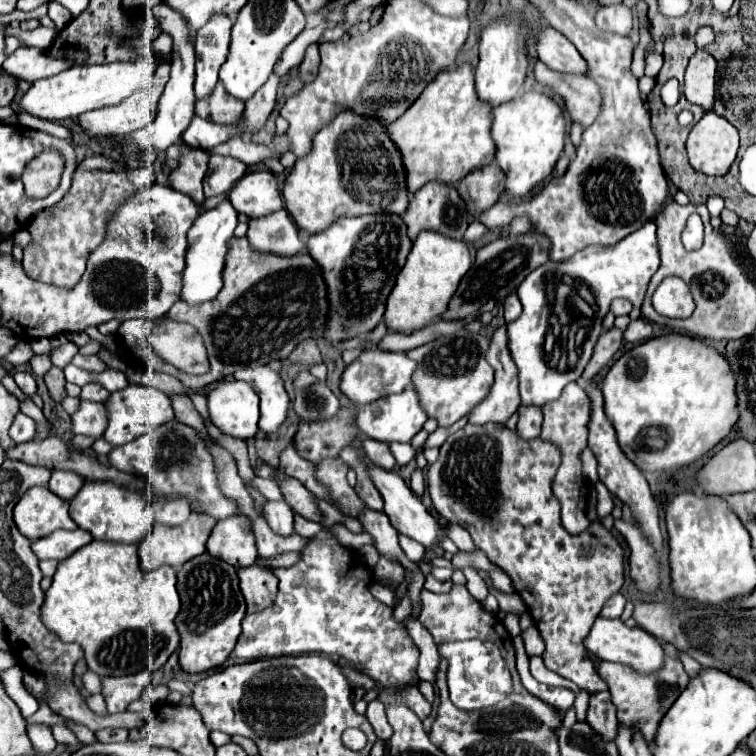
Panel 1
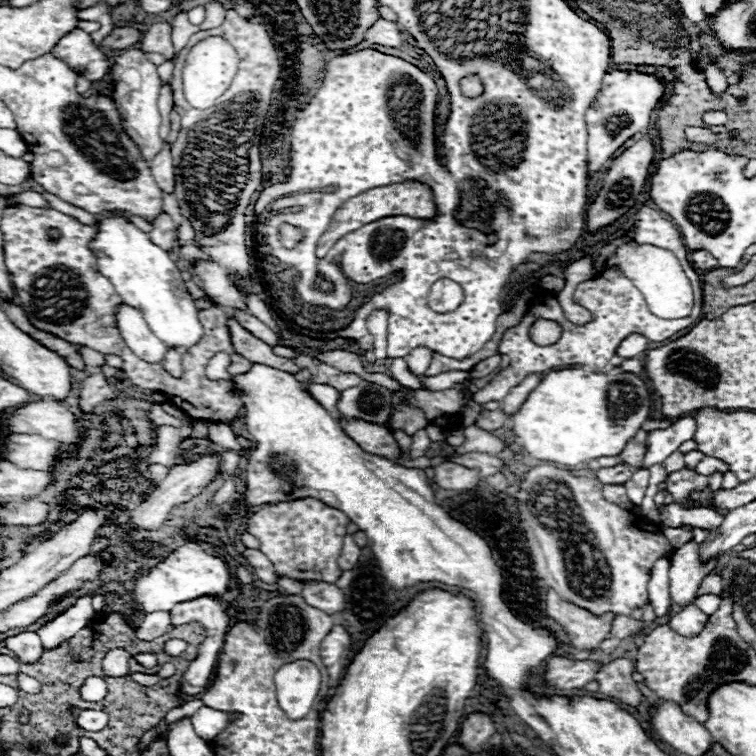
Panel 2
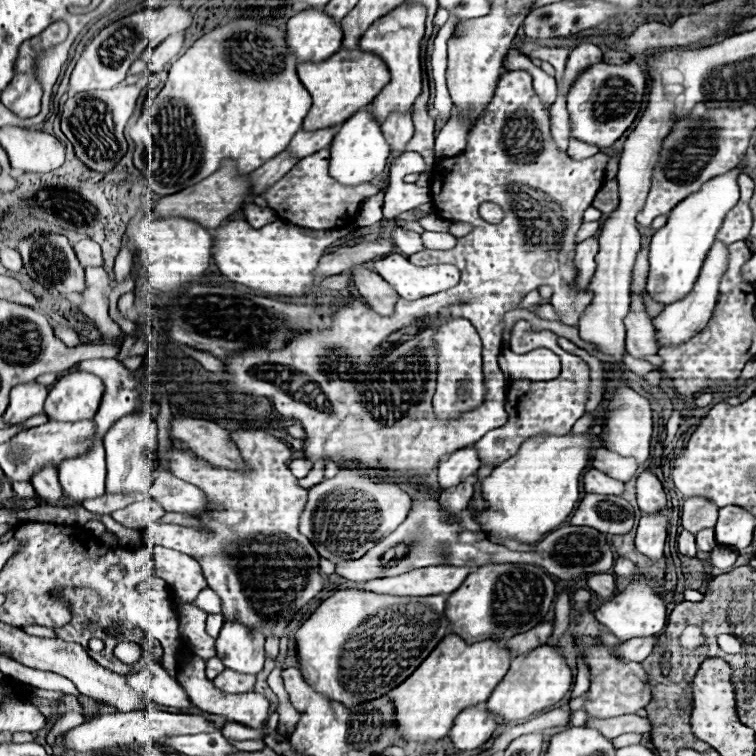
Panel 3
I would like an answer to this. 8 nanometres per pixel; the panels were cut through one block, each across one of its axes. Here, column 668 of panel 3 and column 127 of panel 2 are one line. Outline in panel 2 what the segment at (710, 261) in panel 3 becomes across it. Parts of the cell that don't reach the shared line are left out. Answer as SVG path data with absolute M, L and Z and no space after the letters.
M122 302L116 312L116 324L118 324L118 330L124 338L124 342L136 356L140 356L142 360L148 360L152 364L164 360L166 346L160 342L160 338L156 338L156 334L152 334L152 330L148 328L146 320L140 314L140 310Z

